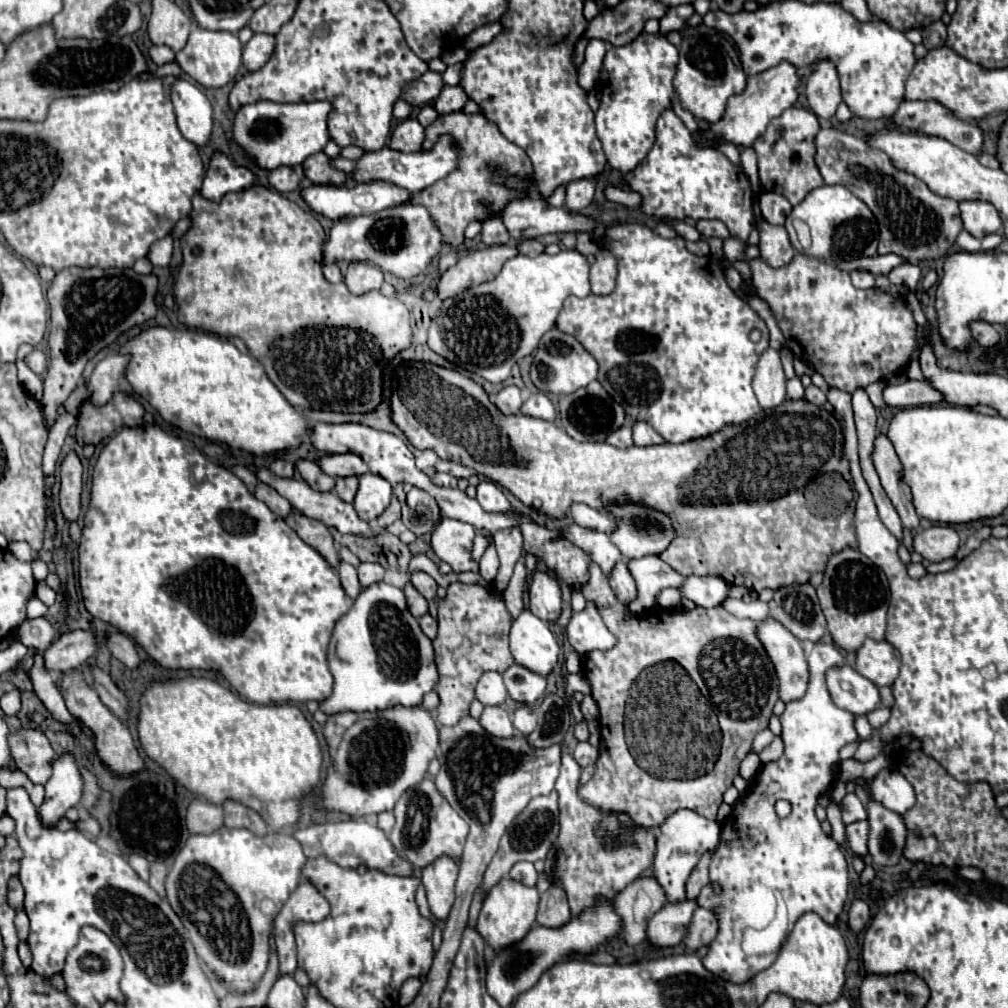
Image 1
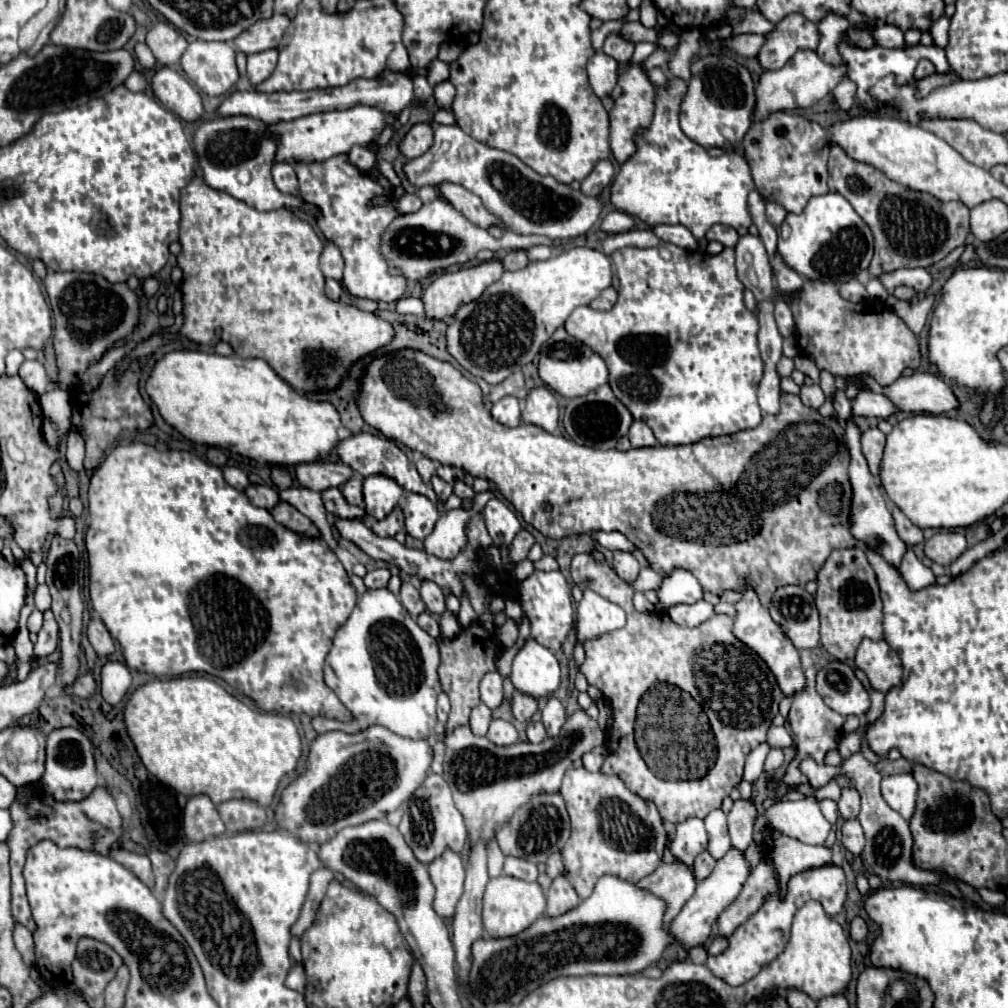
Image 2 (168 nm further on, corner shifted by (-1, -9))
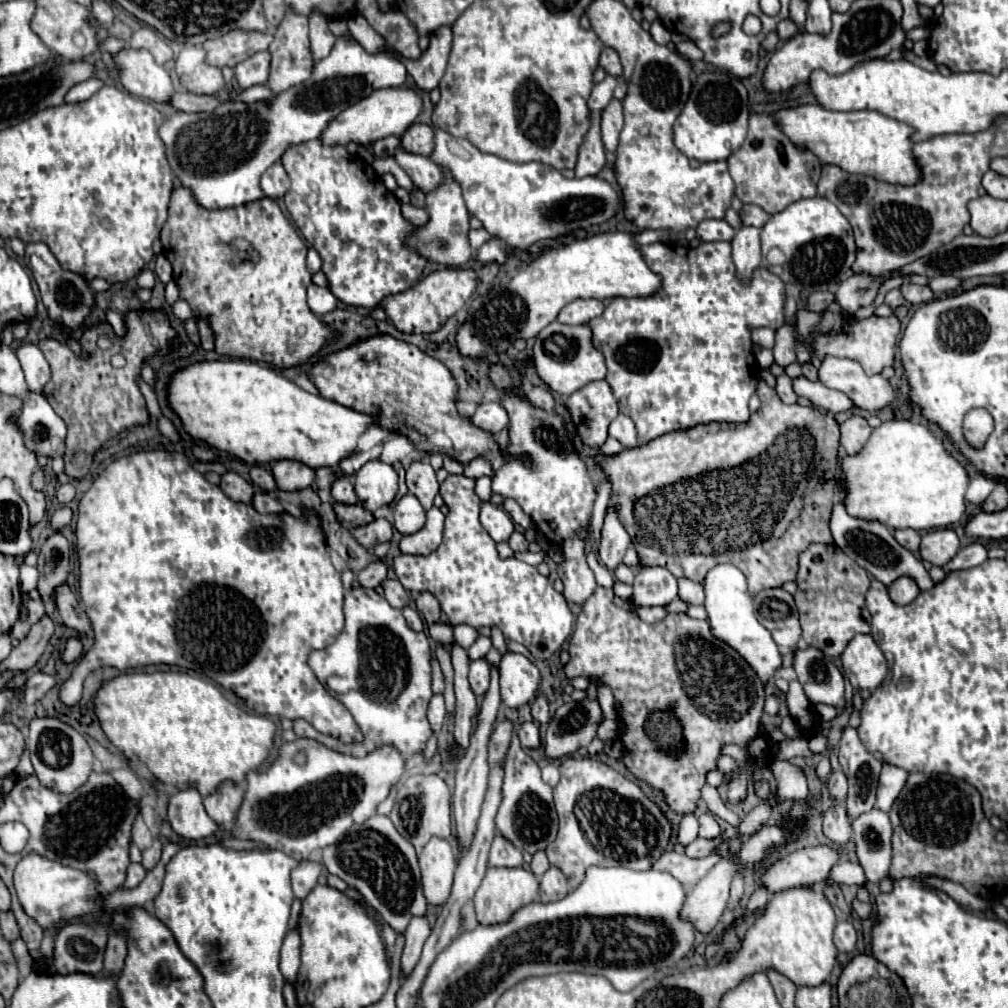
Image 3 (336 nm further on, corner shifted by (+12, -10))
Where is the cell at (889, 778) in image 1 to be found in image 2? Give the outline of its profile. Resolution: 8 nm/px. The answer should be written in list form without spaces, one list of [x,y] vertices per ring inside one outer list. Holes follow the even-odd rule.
[[[912,773],[890,775],[890,777],[882,779],[882,797],[884,797],[884,801],[894,811],[898,811],[906,821],[914,813],[916,791],[918,791],[918,785],[916,785]]]

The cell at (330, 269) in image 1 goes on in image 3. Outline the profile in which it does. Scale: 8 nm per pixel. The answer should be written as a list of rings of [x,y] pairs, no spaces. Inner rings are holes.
[[[315,284],[309,286],[307,298],[309,298],[309,308],[319,316],[331,312],[337,306],[337,298],[331,294],[331,290],[329,288],[319,288]]]

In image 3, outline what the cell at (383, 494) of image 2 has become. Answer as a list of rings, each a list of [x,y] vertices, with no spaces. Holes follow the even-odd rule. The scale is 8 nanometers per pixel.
[[[379,460],[367,462],[355,474],[355,494],[359,504],[369,512],[377,512],[381,506],[391,504],[397,494],[395,470]]]

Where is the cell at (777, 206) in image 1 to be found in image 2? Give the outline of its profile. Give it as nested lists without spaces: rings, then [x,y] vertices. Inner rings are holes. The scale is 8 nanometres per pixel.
[[[766,201],[766,217],[768,217],[768,221],[774,225],[774,227],[780,227],[780,223],[784,221],[784,217],[786,217],[786,209],[782,207],[782,205],[778,205],[778,203],[772,203],[772,201]]]

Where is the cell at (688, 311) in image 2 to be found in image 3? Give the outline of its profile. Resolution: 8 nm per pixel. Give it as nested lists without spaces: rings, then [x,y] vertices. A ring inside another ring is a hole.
[[[655,242],[649,246],[641,248],[641,256],[645,258],[647,266],[661,276],[661,286],[655,294],[645,296],[645,298],[613,298],[611,304],[605,308],[603,316],[597,316],[593,320],[587,322],[587,326],[591,328],[591,338],[593,338],[593,346],[605,356],[607,362],[607,384],[611,386],[617,402],[619,402],[619,412],[627,414],[635,426],[637,426],[637,436],[641,444],[647,444],[667,432],[677,432],[677,430],[689,430],[695,428],[699,424],[707,424],[707,422],[747,422],[749,420],[749,398],[757,388],[759,382],[759,372],[757,372],[757,362],[755,362],[755,354],[753,354],[753,344],[751,344],[751,332],[749,328],[773,328],[775,330],[775,322],[777,328],[783,326],[785,318],[783,318],[783,294],[785,294],[785,284],[771,274],[767,268],[759,268],[759,276],[753,276],[753,280],[749,284],[741,284],[735,278],[735,264],[731,260],[731,244],[729,242],[701,242],[697,248],[689,248],[689,246],[673,246],[673,244],[665,244],[665,242]]]

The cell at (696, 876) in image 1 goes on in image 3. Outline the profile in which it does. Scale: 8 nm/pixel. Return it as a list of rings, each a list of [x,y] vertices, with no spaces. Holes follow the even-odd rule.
[[[697,838],[693,840],[687,848],[685,848],[685,854],[689,858],[705,858],[711,854],[711,848],[715,846],[715,840],[705,840],[705,838]]]

